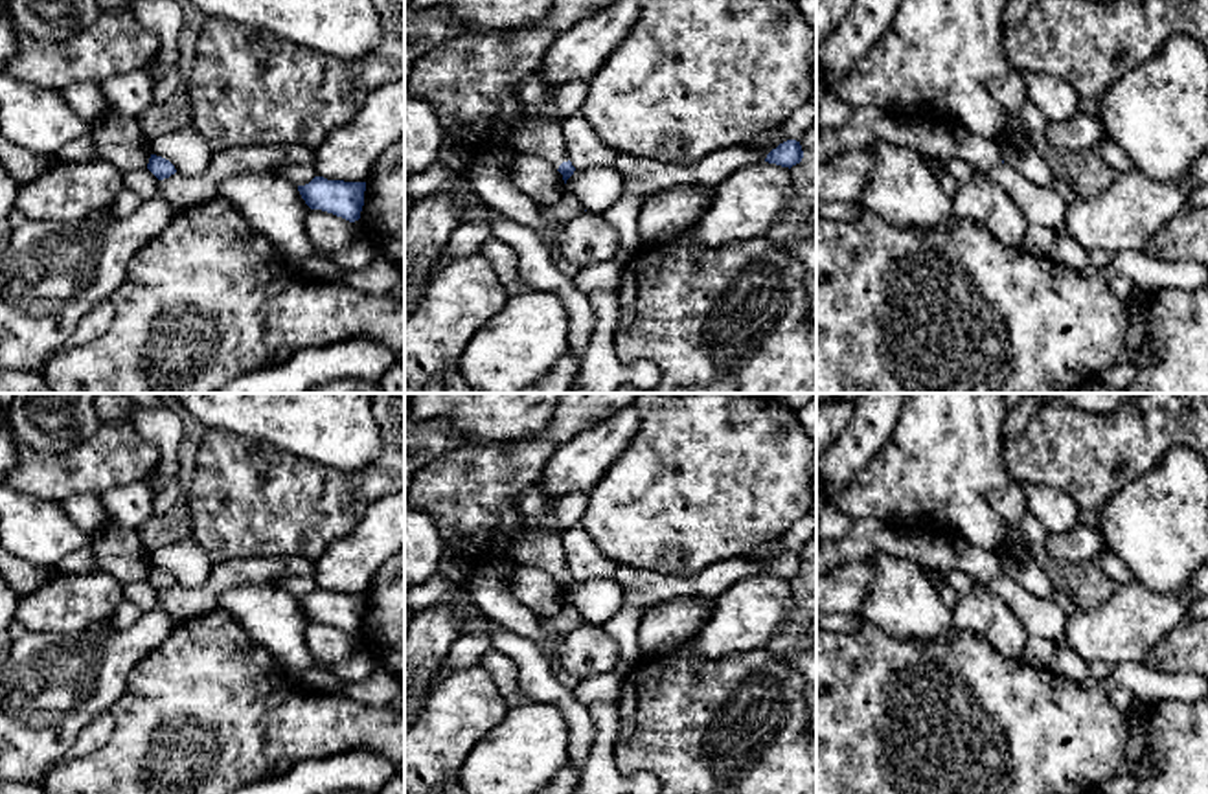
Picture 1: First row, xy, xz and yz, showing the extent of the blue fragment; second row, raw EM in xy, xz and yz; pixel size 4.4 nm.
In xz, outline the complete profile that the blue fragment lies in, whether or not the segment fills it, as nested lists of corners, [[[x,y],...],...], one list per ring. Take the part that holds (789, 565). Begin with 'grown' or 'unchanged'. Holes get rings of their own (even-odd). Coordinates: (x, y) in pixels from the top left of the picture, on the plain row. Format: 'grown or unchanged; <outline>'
unchanged; [[[787,551],[780,555],[776,561],[772,561],[767,566],[765,573],[791,581],[792,577],[800,575],[802,570],[803,570],[803,562],[802,562],[800,553]]]

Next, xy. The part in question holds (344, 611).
unchanged; [[[314,588],[309,596],[298,597],[298,603],[311,621],[322,621],[355,634],[364,618],[366,594]]]

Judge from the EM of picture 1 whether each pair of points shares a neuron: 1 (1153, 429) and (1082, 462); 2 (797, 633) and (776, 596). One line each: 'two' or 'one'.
1: one
2: two

